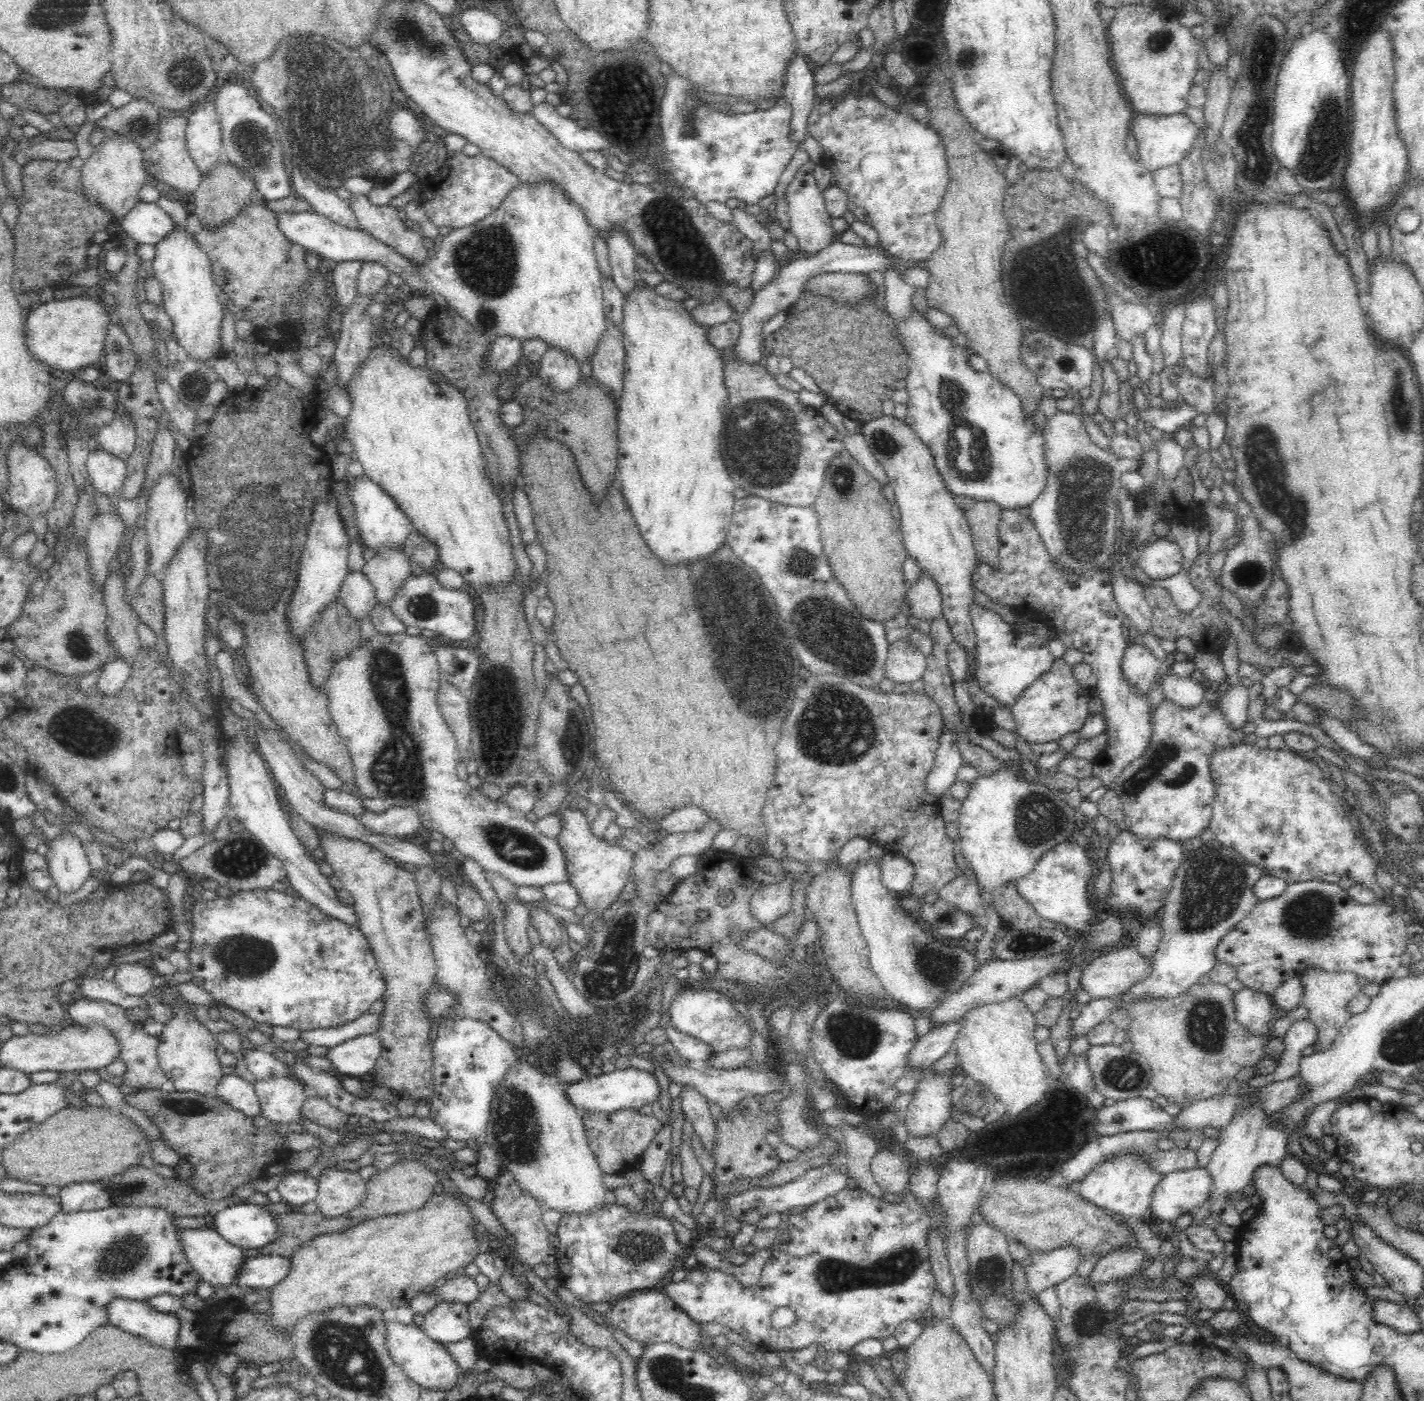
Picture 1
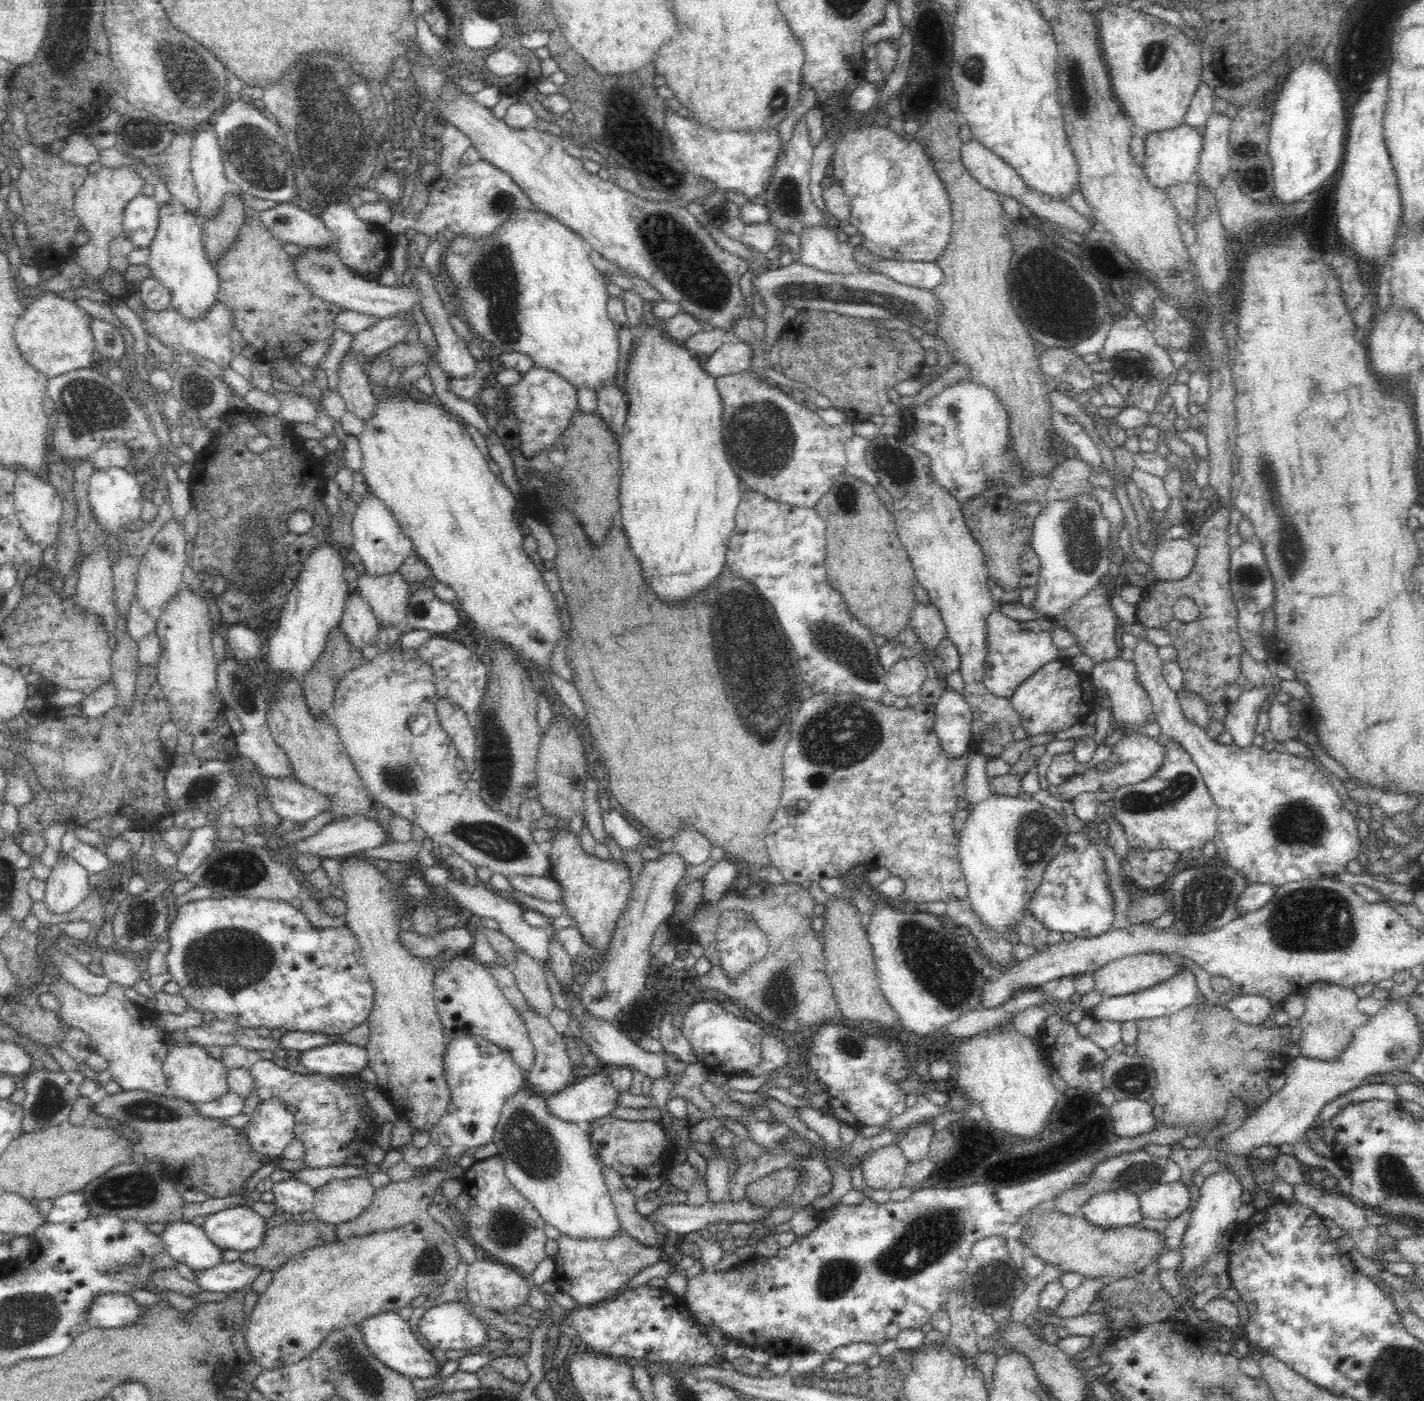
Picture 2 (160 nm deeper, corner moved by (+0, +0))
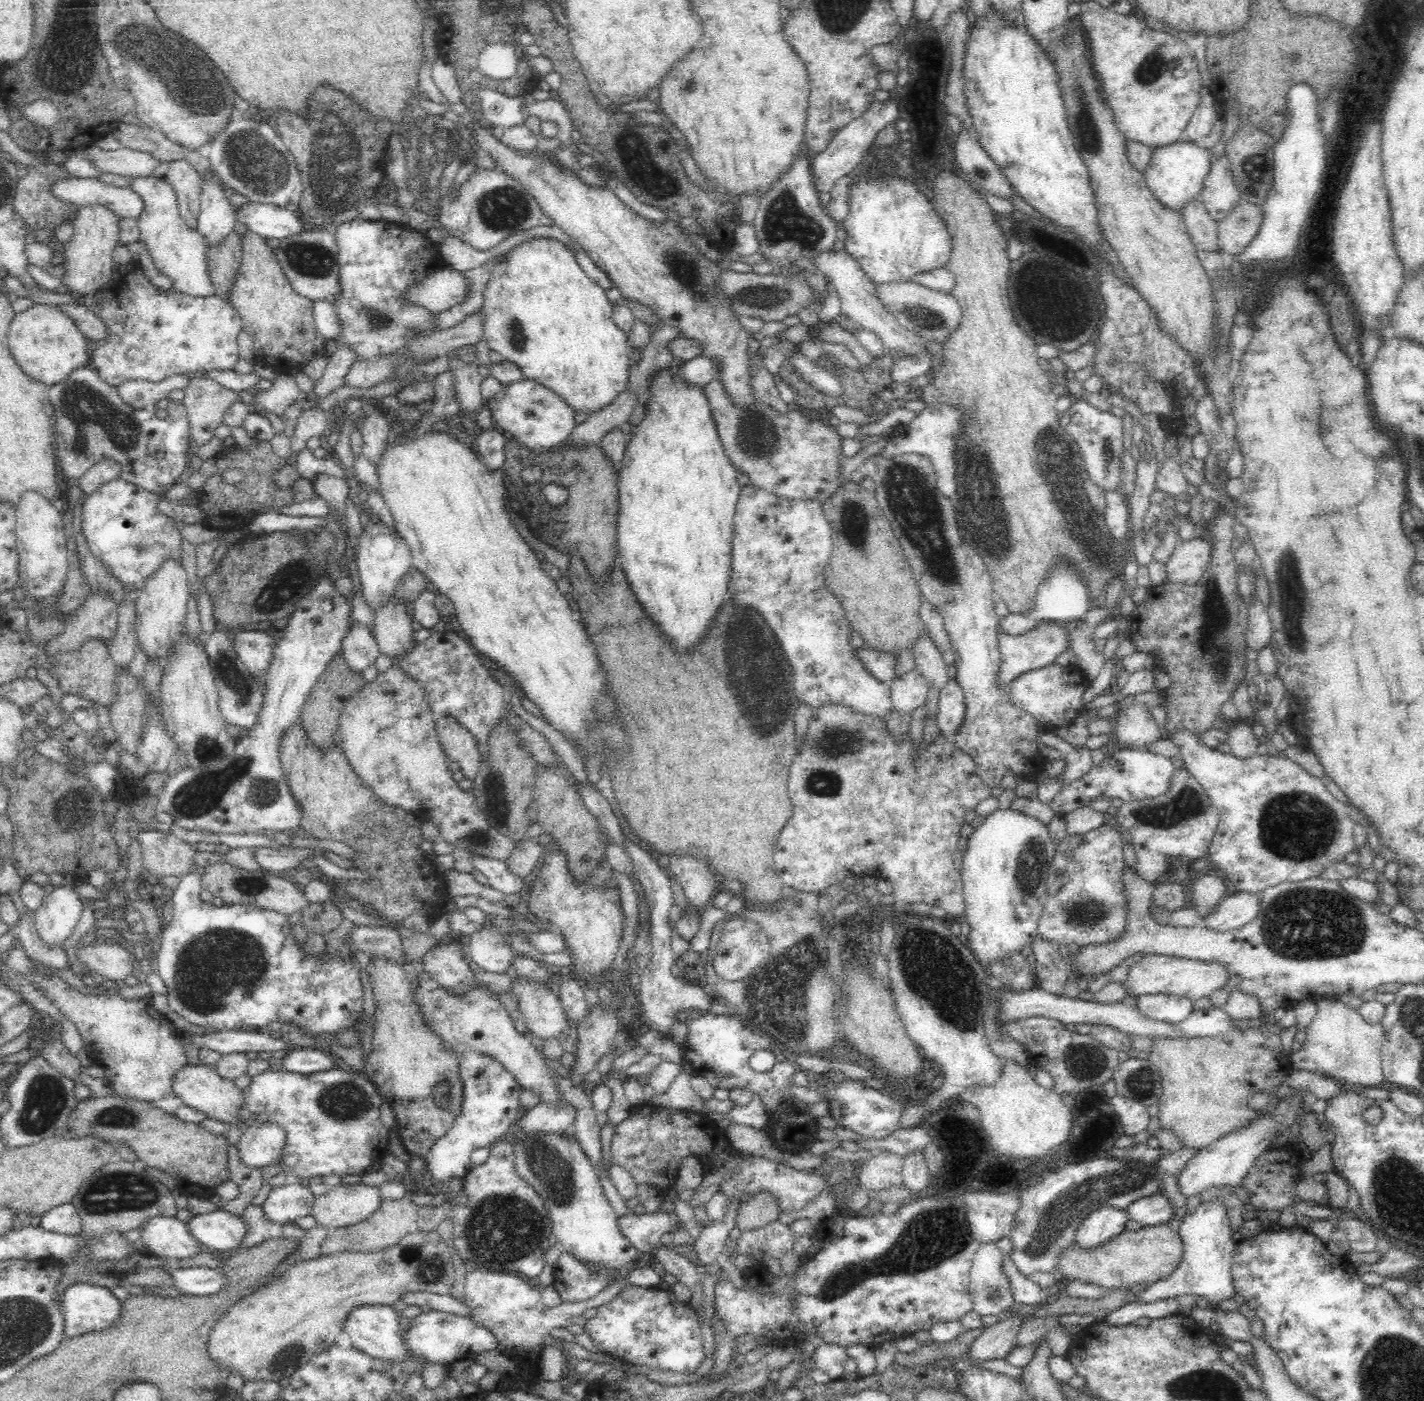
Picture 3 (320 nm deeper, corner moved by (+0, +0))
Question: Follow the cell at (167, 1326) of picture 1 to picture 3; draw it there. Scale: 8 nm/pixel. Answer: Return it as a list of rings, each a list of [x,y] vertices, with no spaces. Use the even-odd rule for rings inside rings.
[[[84,1282],[68,1286],[60,1300],[64,1336],[72,1338],[108,1328],[118,1318],[121,1302],[103,1286]]]

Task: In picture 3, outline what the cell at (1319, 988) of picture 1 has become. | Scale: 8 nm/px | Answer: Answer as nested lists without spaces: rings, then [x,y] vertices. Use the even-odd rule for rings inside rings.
[[[1328,995],[1315,1003],[1318,1009],[1316,1020],[1310,1026],[1304,1028],[1306,1040],[1301,1049],[1289,1055],[1293,1068],[1310,1070],[1325,1077],[1332,1077],[1350,1089],[1387,1085],[1381,1065],[1381,1046],[1385,1040],[1381,1024],[1365,1022],[1359,1011],[1346,1006],[1338,999],[1338,996]]]

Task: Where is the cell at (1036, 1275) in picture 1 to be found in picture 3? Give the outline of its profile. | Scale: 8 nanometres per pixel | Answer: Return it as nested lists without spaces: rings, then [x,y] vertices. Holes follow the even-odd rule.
[[[1016,1311],[1013,1317],[985,1328],[964,1353],[968,1353],[968,1357],[976,1361],[1004,1359],[1013,1350],[1012,1346],[1020,1326],[1022,1326],[1022,1319],[1020,1319],[1020,1313]]]

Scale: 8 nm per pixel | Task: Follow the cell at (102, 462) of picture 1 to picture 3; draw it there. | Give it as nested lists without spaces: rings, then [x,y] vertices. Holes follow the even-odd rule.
[[[116,478],[87,496],[81,506],[80,531],[87,548],[124,590],[141,591],[146,581],[168,560],[182,565],[183,536],[179,524],[157,509],[159,497]]]

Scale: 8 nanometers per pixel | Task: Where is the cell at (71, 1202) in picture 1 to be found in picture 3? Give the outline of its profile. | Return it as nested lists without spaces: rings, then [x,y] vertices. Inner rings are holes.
[[[71,1202],[45,1212],[40,1216],[39,1225],[48,1232],[63,1235],[78,1235],[81,1232],[80,1215]]]

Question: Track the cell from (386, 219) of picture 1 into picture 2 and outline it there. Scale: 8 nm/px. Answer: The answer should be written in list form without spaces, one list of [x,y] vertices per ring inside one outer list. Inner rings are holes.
[[[426,267],[418,269],[413,277],[413,282],[417,284],[417,287],[423,296],[421,308],[437,342],[438,353],[436,357],[439,366],[450,379],[473,377],[475,375],[477,361],[470,355],[470,353],[468,353],[464,341],[456,331],[454,331],[454,327],[450,324],[448,313],[446,313],[442,301],[440,301],[440,296],[434,287],[434,279],[432,279],[430,271],[428,271]]]

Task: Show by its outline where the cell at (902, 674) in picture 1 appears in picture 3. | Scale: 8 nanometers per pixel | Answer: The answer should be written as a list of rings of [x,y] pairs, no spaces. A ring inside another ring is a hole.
[[[918,671],[907,672],[895,679],[890,683],[890,694],[895,710],[900,714],[902,712],[912,714],[917,708],[925,706],[930,688]]]

